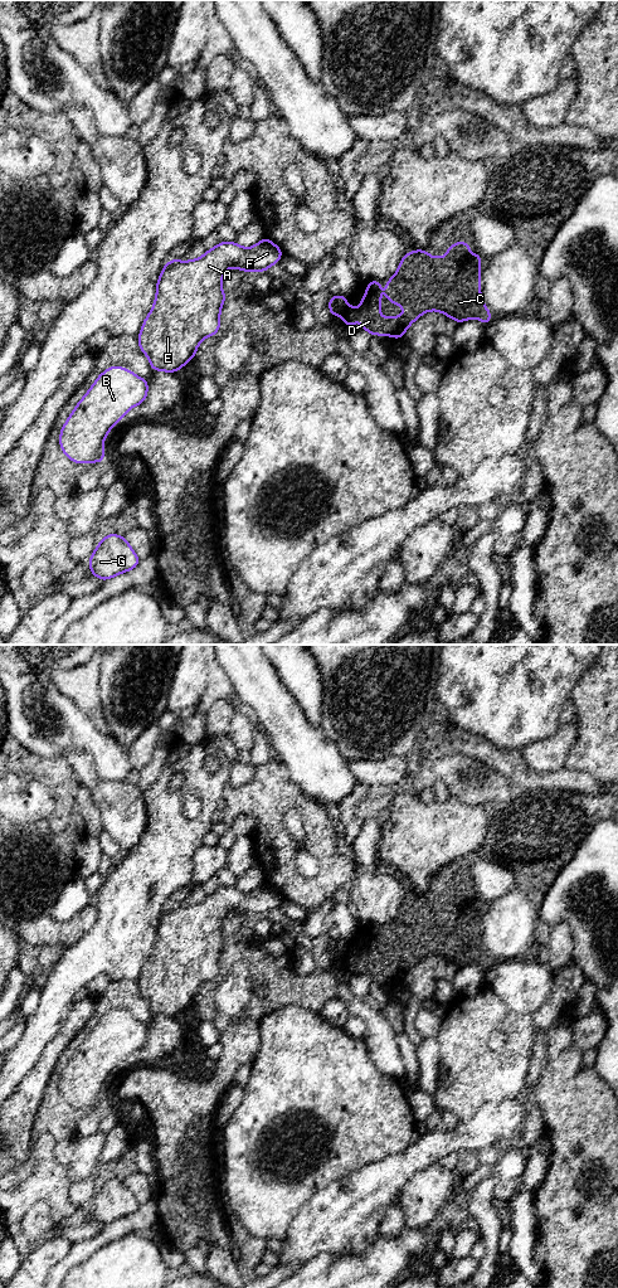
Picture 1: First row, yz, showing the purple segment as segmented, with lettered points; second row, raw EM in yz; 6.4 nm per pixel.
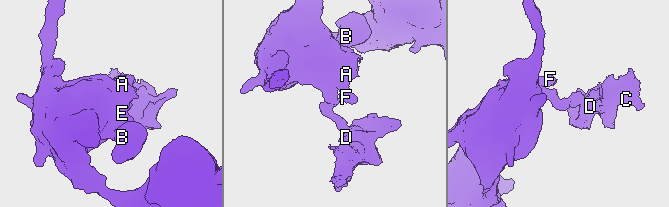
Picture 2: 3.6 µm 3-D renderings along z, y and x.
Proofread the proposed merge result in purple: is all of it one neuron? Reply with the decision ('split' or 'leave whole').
split

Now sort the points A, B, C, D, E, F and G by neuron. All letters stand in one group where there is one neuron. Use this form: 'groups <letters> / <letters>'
groups A B E F G / C D

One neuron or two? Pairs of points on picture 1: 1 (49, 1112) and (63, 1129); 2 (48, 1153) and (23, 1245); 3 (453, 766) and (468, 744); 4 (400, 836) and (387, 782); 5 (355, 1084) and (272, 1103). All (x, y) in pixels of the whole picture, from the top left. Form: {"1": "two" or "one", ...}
{"1": "one", "2": "one", "3": "two", "4": "two", "5": "one"}

